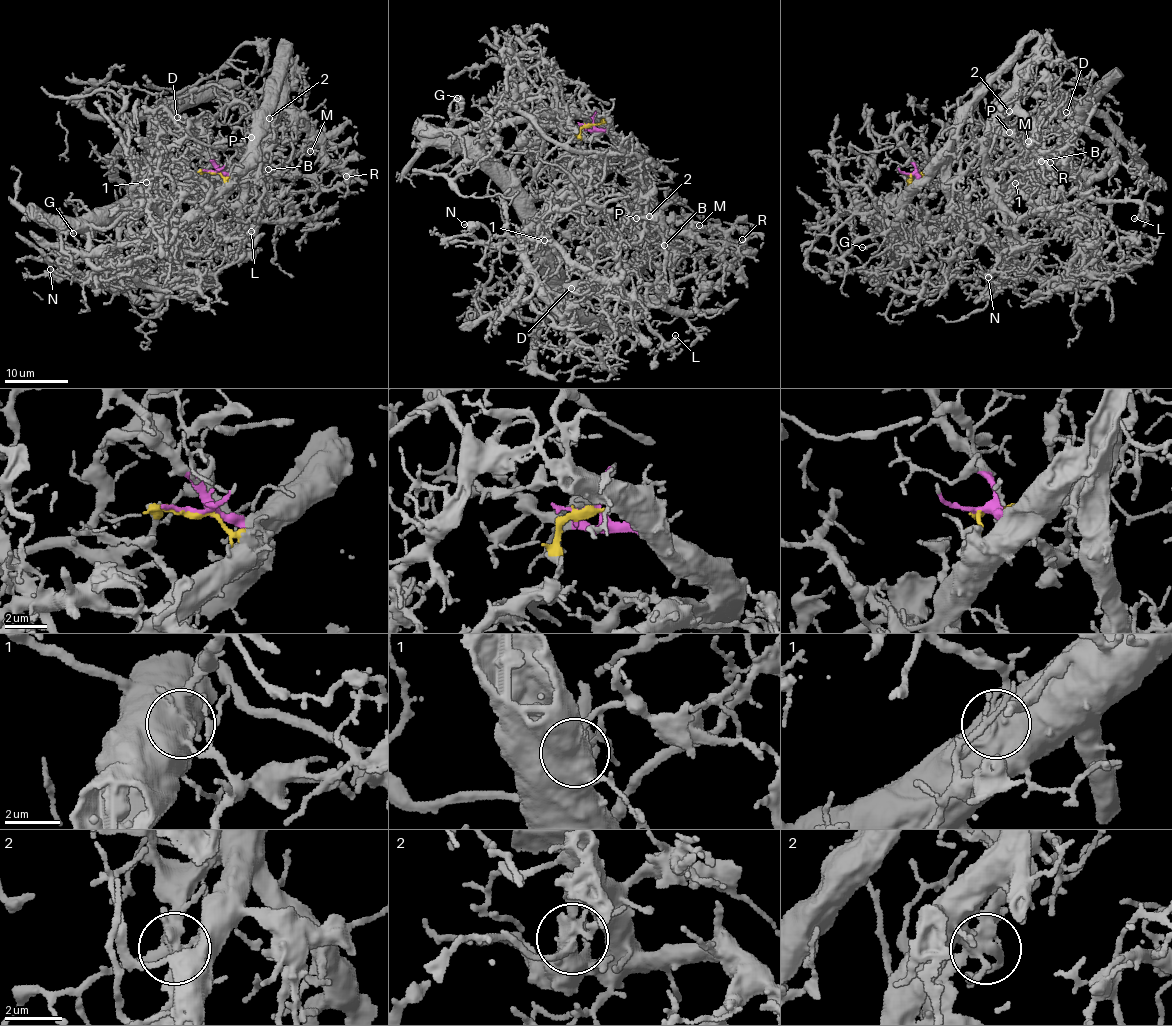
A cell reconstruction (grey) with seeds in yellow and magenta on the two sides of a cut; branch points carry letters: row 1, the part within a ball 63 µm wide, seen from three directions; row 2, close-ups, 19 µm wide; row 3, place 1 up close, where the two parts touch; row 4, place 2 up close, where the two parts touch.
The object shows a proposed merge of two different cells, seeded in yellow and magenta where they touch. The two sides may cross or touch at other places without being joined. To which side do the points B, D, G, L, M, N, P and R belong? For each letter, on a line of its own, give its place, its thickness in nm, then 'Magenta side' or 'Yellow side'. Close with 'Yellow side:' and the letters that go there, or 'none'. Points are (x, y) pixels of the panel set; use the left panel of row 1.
B: Place: (268, 169). Thickness 150 nm. Magenta side
D: Place: (177, 117). Thickness 130 nm. Yellow side
G: Place: (73, 233). Thickness 240 nm. Yellow side
L: Place: (251, 231). Thickness 120 nm. Yellow side
M: Place: (310, 151). Thickness 140 nm. Magenta side
N: Place: (50, 269). Thickness 280 nm. Magenta side
P: Place: (251, 137). Thickness 100 nm. Magenta side
R: Place: (346, 176). Thickness 170 nm. Magenta side
Yellow side: D, G, L

